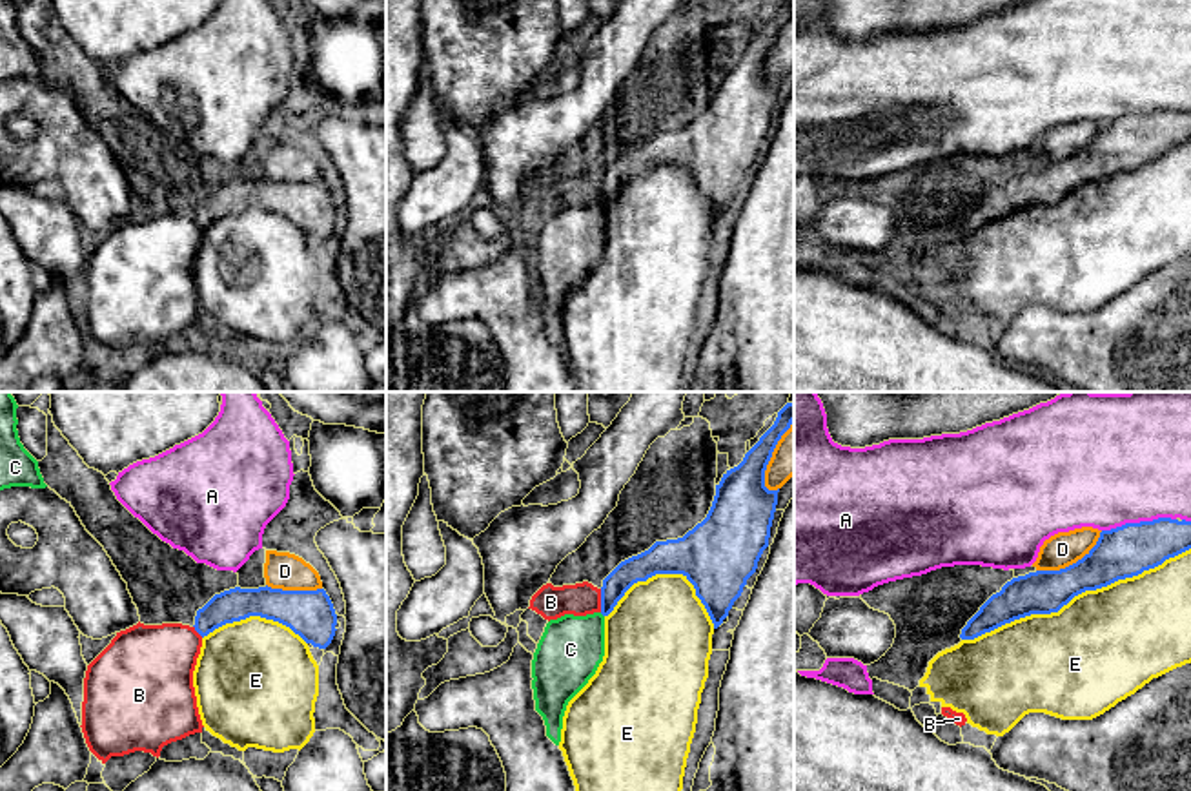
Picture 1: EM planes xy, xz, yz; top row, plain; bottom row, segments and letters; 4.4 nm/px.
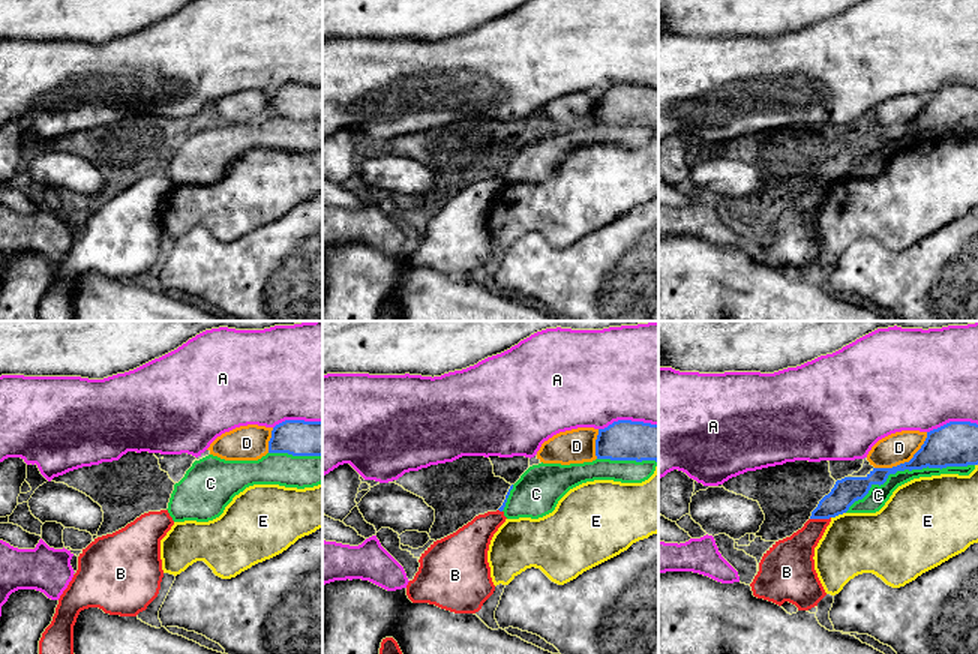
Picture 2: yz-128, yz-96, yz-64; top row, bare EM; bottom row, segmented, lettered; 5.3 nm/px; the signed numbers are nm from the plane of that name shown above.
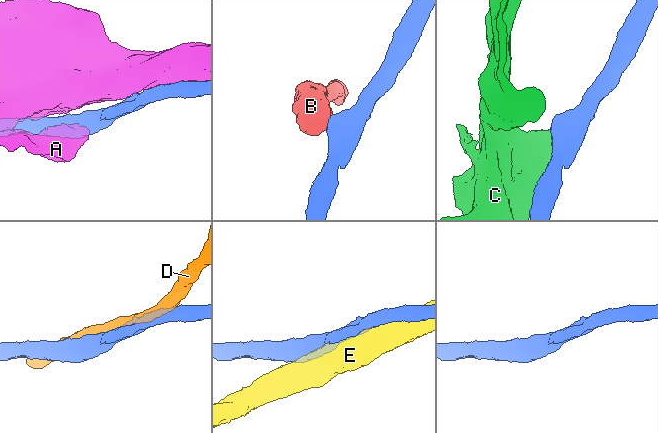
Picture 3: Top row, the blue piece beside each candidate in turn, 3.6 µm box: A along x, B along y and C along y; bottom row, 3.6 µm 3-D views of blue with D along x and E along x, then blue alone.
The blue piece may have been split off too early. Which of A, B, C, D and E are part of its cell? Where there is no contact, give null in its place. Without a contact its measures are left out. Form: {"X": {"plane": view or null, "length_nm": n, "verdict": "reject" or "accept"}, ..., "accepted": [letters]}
{"A": {"plane": "yz", "length_nm": 340, "verdict": "reject"}, "B": {"plane": "xz", "length_nm": 100, "verdict": "reject"}, "C": {"plane": null, "verdict": "reject"}, "D": {"plane": "yz", "length_nm": 340, "verdict": "reject"}, "E": {"plane": "yz", "length_nm": 1100, "verdict": "reject"}, "accepted": []}

